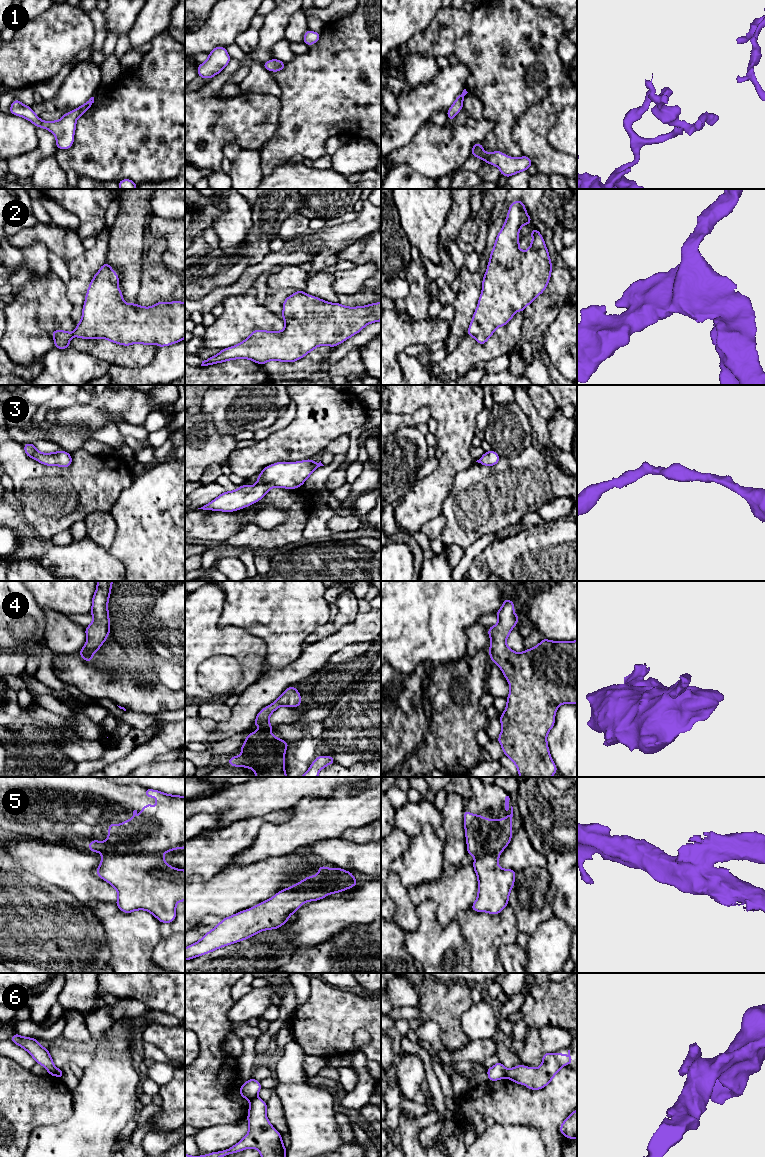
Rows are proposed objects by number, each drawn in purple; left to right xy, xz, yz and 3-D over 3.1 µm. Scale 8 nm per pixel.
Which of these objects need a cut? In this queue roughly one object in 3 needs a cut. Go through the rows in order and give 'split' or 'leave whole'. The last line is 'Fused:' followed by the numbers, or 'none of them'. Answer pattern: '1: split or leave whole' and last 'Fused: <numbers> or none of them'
1: leave whole
2: leave whole
3: leave whole
4: leave whole
5: split
6: split
Fused: 5, 6

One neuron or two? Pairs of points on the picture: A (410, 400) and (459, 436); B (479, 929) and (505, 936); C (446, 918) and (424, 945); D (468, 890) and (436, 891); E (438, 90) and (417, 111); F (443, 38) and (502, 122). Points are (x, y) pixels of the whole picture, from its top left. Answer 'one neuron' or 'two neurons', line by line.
A: one neuron
B: one neuron
C: two neurons
D: one neuron
E: one neuron
F: one neuron

